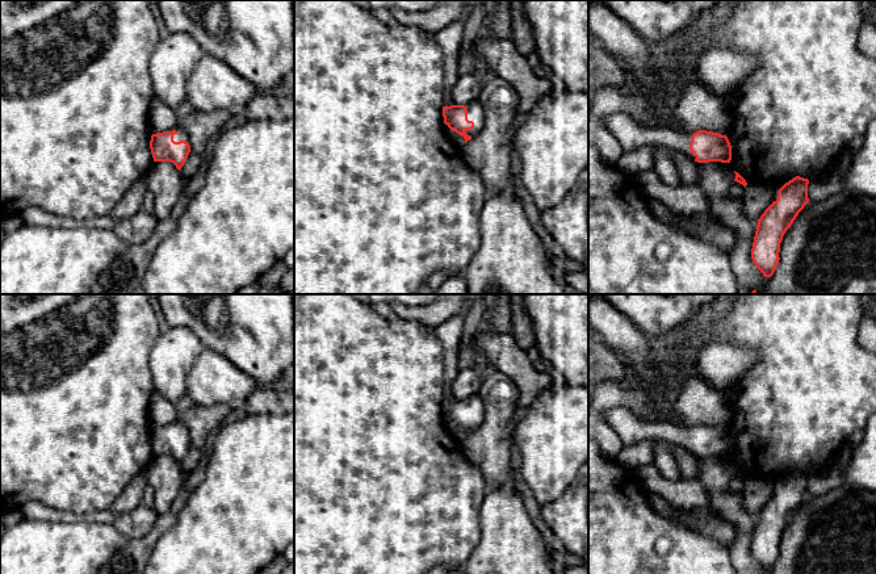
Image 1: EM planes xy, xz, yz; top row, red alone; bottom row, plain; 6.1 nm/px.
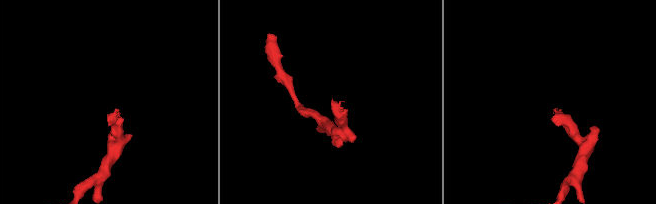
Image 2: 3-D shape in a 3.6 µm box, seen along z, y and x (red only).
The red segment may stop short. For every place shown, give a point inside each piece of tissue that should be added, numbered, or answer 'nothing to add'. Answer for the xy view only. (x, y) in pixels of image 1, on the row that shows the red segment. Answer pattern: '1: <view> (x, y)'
1: xy (181, 135)

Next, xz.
1: xz (476, 113)

